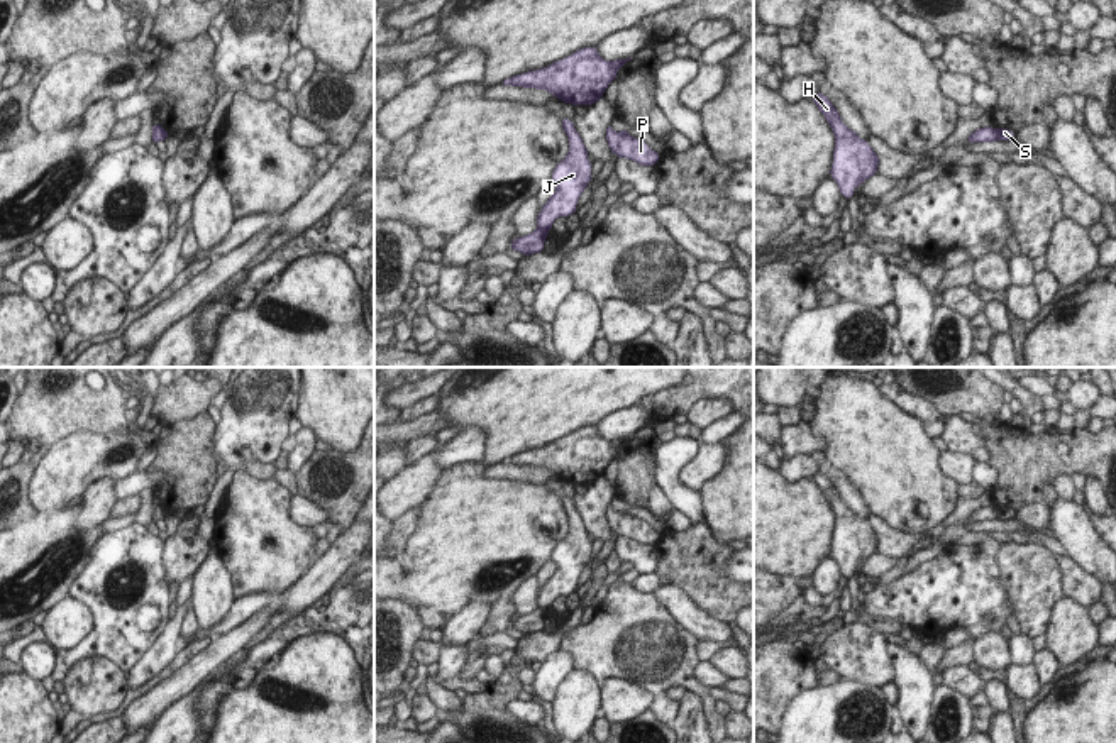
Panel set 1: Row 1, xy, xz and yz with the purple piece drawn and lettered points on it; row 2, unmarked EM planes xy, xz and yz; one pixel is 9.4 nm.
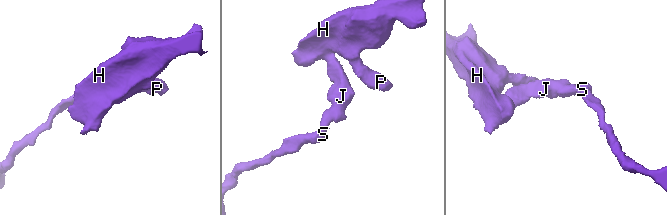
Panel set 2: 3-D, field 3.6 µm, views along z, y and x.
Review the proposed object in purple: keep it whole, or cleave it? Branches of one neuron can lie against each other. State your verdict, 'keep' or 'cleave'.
cleave

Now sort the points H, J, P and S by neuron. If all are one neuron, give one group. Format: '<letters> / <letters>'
H J P / S

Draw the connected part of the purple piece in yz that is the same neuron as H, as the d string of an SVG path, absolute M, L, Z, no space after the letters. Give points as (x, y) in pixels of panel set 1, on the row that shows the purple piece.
M826 95L811 98L835 134L833 166L830 176L838 183L842 196L850 200L854 188L877 173L879 157L864 139L850 130Z

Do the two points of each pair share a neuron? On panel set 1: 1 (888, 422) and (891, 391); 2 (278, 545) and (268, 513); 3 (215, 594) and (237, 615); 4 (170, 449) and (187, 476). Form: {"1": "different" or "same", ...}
{"1": "different", "2": "same", "3": "different", "4": "same"}

